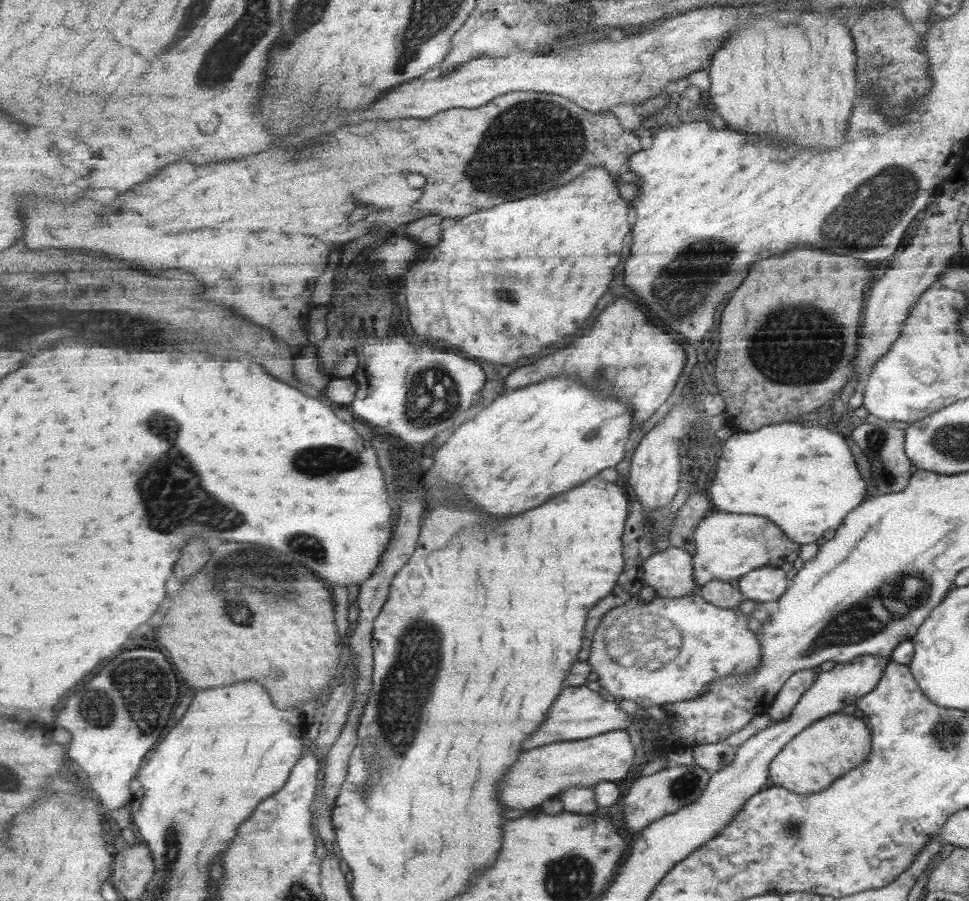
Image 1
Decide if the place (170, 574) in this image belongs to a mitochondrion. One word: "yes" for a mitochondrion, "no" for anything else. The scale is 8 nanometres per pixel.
no

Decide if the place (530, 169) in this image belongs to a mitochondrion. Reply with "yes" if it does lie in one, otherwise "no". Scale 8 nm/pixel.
yes

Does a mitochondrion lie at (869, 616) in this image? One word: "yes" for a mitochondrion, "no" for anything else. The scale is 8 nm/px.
yes

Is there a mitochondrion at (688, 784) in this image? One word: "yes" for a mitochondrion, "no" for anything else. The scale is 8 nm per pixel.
yes

